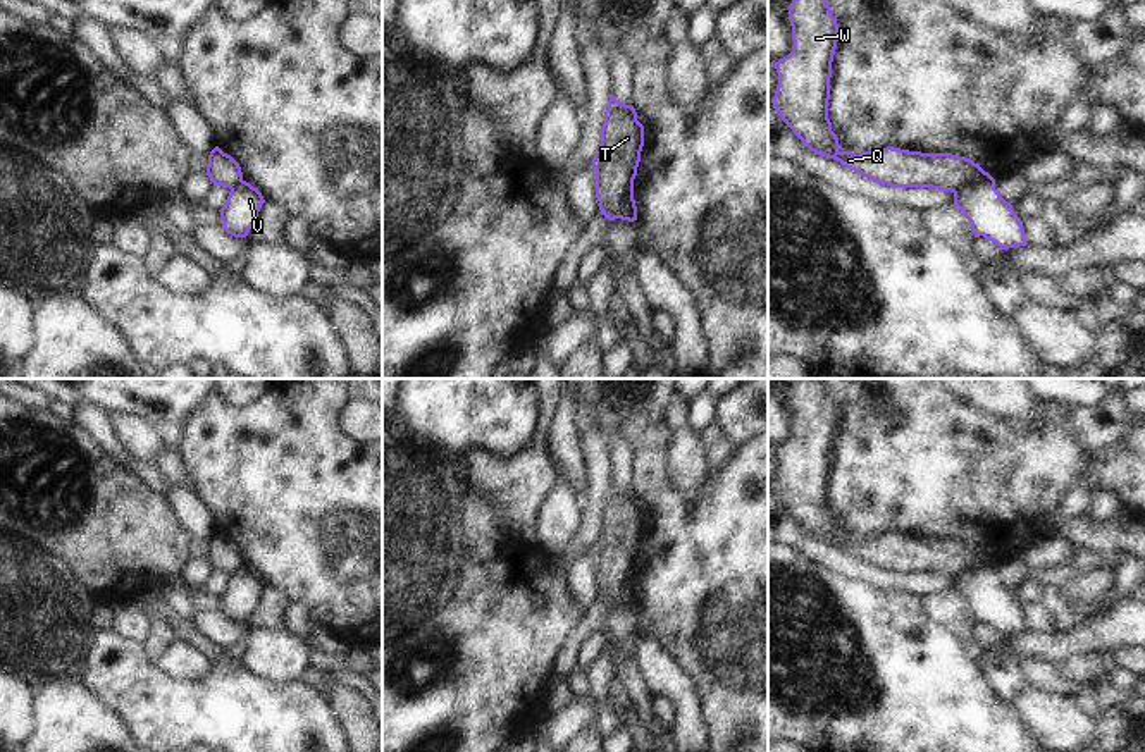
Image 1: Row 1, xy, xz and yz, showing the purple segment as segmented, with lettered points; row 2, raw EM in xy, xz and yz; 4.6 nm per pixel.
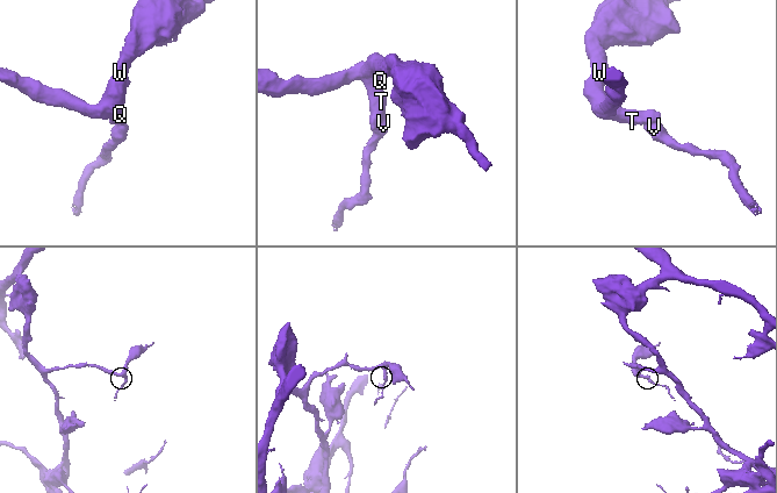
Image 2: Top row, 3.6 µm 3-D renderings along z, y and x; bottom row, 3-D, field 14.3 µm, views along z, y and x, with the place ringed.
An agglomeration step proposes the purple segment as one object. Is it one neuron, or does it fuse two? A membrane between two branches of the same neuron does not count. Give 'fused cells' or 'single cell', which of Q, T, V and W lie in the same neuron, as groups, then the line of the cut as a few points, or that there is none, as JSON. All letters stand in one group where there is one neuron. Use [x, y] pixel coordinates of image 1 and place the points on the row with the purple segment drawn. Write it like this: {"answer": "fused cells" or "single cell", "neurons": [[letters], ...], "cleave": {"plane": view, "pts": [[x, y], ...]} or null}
{"answer": "fused cells", "neurons": [["Q", "T", "W"], ["V"]], "cleave": {"plane": "yz", "pts": [[990, 176], [966, 183], [954, 193]]}}

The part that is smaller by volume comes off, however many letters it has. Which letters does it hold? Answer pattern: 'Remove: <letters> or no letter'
Remove: V

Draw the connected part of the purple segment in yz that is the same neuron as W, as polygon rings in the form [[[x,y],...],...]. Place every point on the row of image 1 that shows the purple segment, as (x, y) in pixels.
[[[792,0],[789,21],[794,46],[787,57],[775,62],[778,86],[773,108],[811,151],[890,188],[956,193],[961,186],[992,177],[973,160],[952,153],[921,153],[894,146],[859,155],[840,151],[828,119],[839,24],[826,0]]]

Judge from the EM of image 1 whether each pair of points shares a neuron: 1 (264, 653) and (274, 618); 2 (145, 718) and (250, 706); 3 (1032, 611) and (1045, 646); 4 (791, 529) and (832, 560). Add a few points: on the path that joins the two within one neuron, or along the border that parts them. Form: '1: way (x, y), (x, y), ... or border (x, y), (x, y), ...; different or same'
1: border (250, 627), (283, 628); different
2: way (171, 713), (224, 711); same
3: border (1028, 628), (1052, 632); different
4: way (801, 539), (822, 553); same

